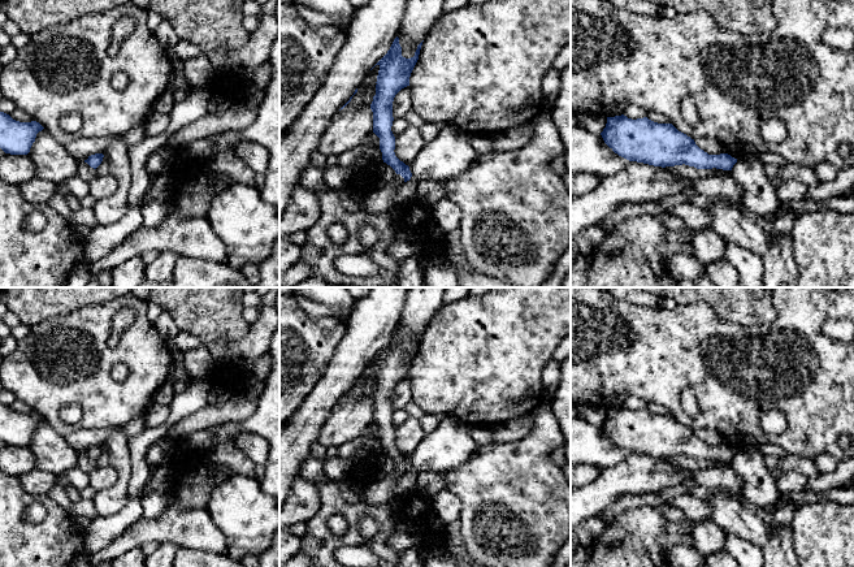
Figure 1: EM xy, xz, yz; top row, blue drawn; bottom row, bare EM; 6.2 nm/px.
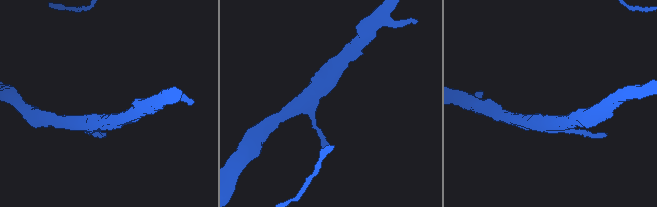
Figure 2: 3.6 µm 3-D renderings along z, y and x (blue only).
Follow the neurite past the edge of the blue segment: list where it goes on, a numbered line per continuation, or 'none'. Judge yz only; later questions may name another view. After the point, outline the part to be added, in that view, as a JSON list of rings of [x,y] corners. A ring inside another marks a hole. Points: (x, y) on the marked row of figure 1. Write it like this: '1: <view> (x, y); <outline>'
none

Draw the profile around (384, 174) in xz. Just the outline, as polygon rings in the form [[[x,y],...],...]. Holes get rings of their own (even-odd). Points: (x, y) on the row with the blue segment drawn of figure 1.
[[[381,163],[373,173],[377,187],[389,185],[395,176],[395,170],[386,163]]]

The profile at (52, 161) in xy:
[[[45,129],[36,134],[27,156],[38,178],[60,185],[78,174],[79,163]]]

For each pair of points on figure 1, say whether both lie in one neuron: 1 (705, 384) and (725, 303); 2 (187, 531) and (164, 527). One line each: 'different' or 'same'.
1: different
2: same

